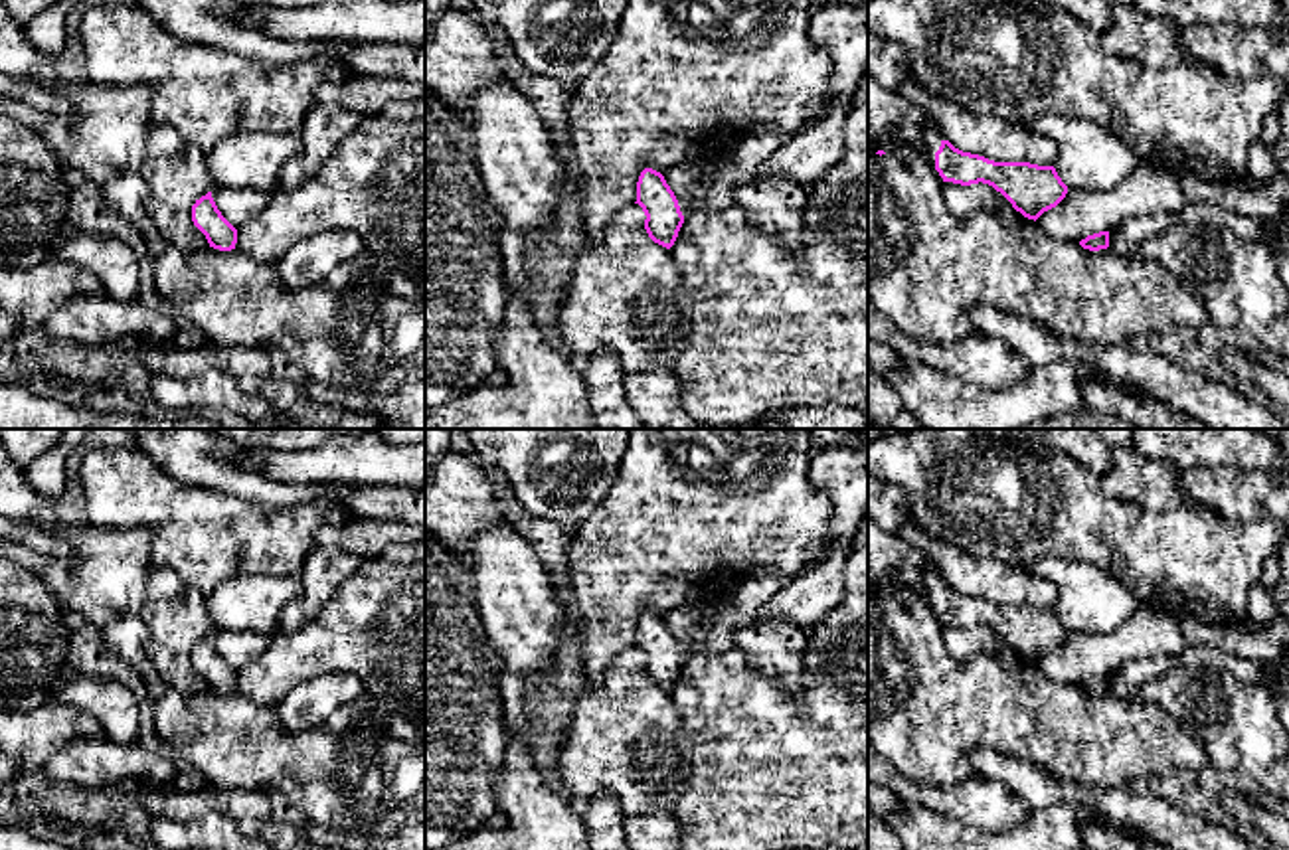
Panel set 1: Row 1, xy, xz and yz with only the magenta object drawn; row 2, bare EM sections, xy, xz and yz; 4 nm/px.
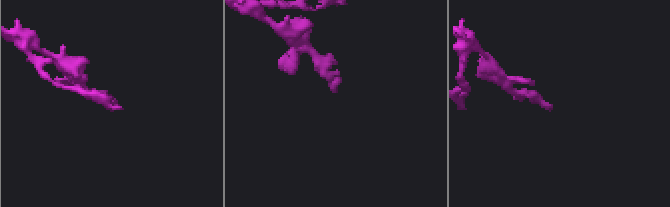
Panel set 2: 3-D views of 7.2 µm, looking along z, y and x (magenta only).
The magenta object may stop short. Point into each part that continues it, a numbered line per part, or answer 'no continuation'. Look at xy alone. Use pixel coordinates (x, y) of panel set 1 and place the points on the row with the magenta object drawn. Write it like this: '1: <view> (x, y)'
no continuation

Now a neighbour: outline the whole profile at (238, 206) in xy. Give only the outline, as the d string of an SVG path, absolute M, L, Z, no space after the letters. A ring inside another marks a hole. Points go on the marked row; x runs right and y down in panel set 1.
M214 186L212 198L221 215L239 229L267 208L271 194L255 188L221 188Z

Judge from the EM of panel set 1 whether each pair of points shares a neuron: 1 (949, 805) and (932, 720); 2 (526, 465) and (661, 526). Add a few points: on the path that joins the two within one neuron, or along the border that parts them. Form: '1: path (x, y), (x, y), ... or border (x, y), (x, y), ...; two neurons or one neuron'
1: border (902, 773), (936, 785), (957, 785), (973, 777); two neurons
2: border (623, 457), (607, 495), (570, 532); two neurons

